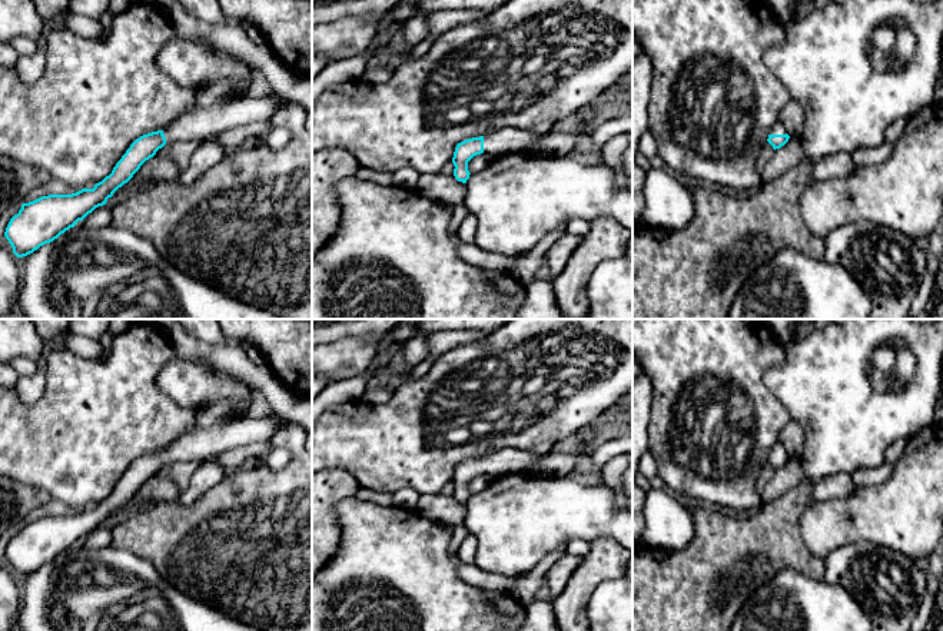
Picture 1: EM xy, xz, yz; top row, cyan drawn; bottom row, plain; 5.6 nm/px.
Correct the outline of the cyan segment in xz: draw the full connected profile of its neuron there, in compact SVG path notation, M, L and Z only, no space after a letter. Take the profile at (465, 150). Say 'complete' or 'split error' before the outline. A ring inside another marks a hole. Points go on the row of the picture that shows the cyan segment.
split error | M508 127L495 133L466 139L456 145L452 163L455 166L454 176L458 182L466 183L469 179L468 162L481 153L488 153L492 157L499 157L508 153L527 152L535 145L544 134Z

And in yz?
split error | M777 122L768 134L767 142L773 146L773 149L780 149L781 146L784 146L788 142L790 136L787 134L784 126Z

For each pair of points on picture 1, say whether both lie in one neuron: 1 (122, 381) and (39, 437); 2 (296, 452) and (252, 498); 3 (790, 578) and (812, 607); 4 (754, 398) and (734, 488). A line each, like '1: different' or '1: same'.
1: same
2: same
3: same
4: same

